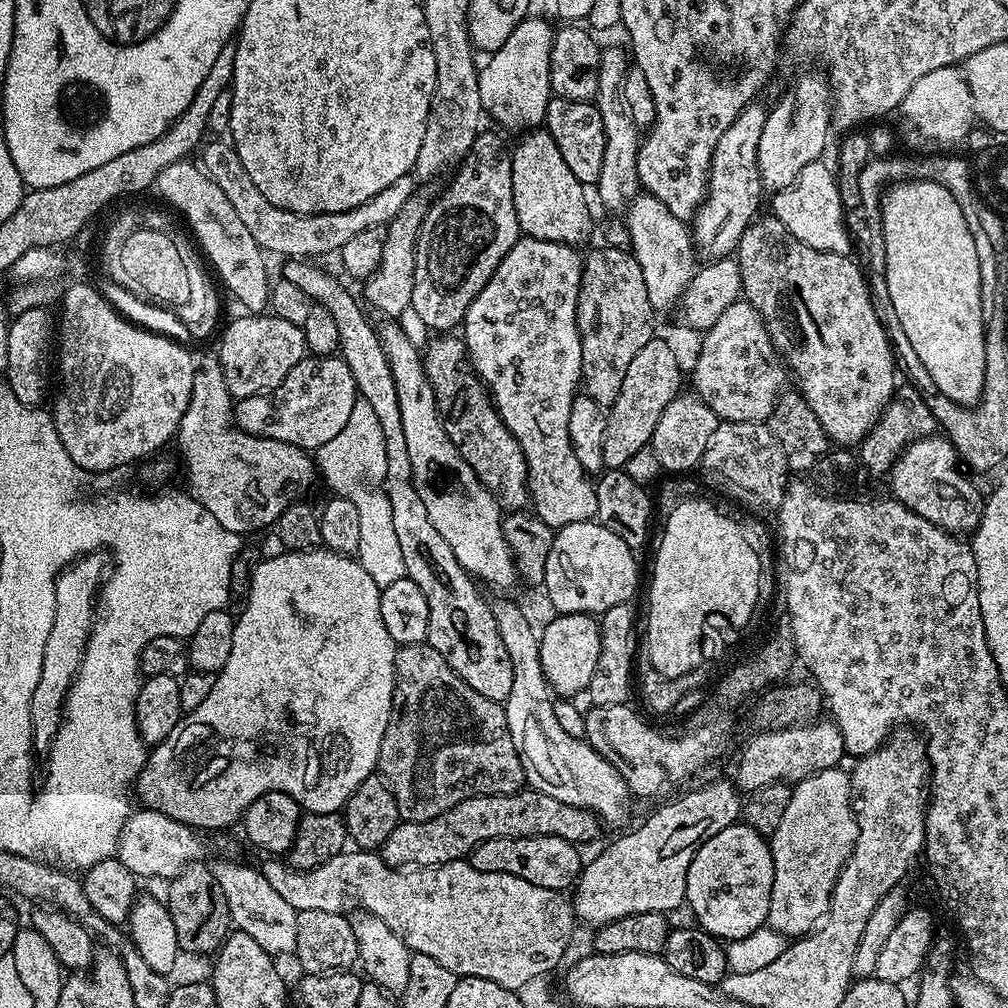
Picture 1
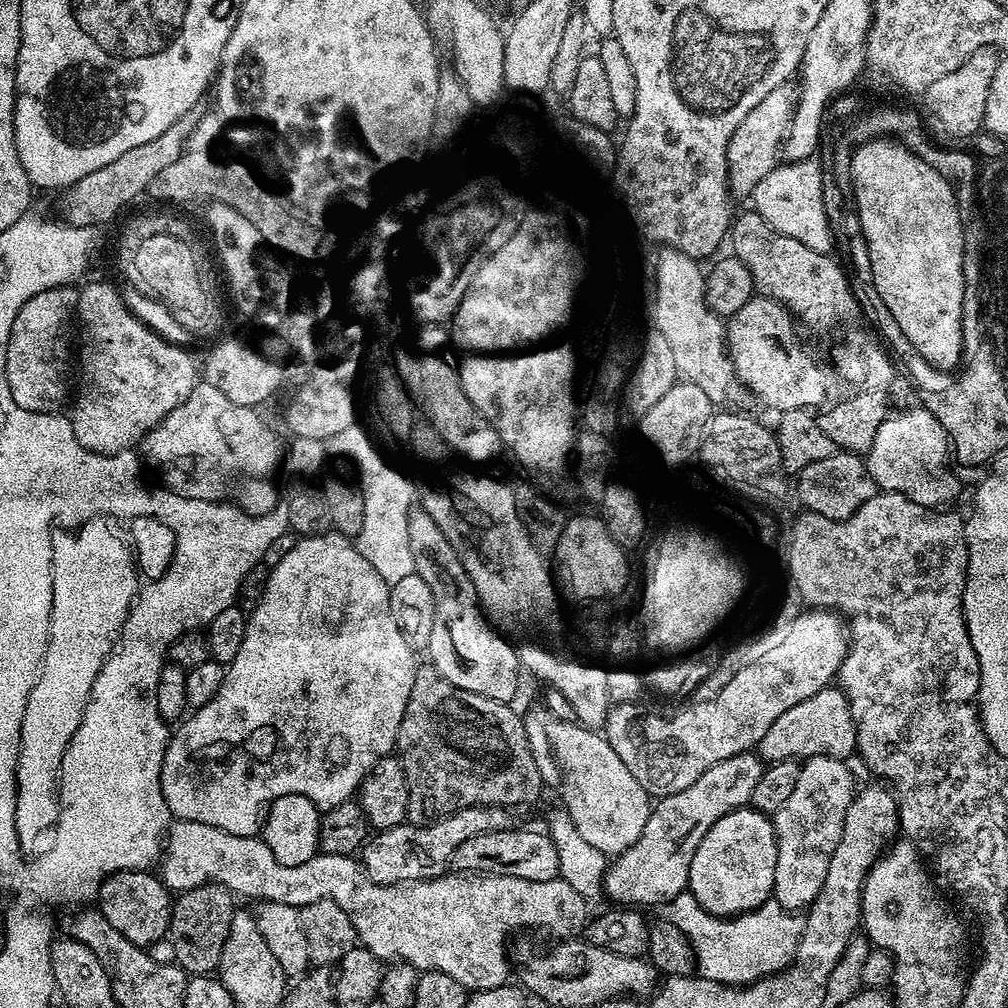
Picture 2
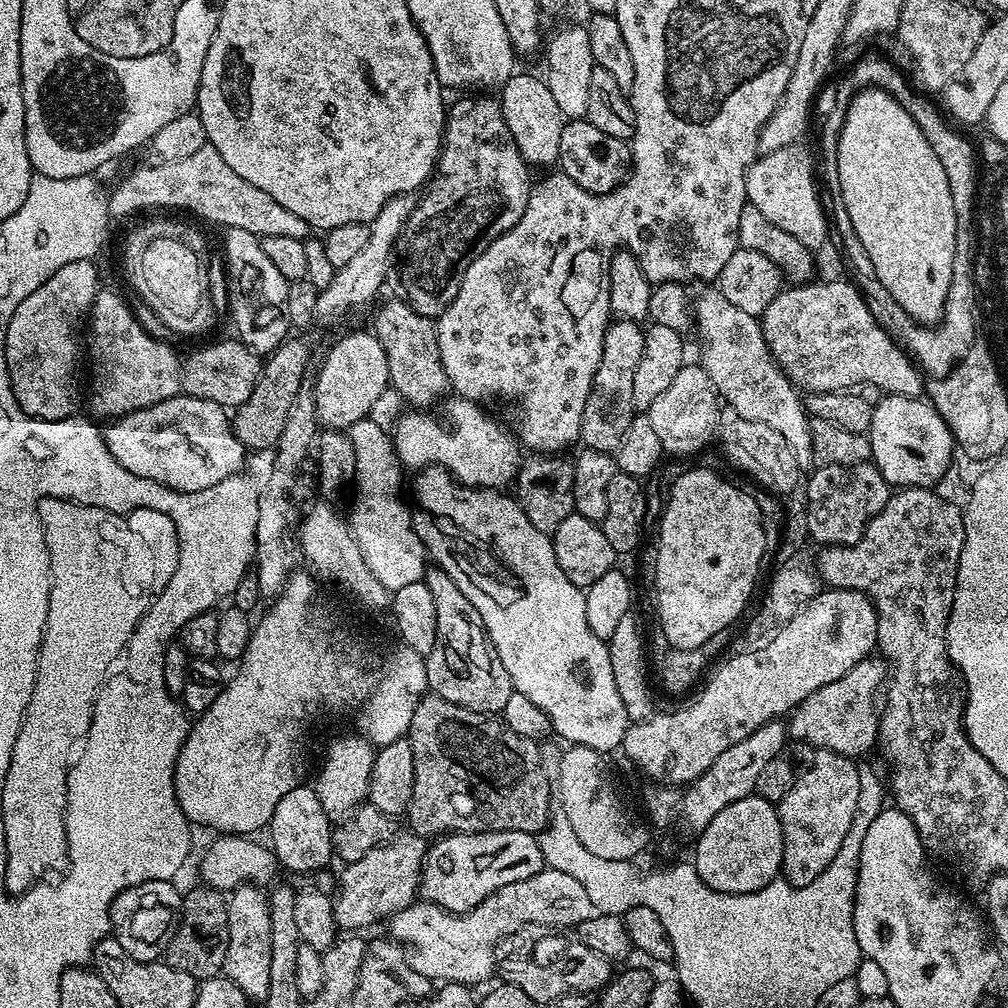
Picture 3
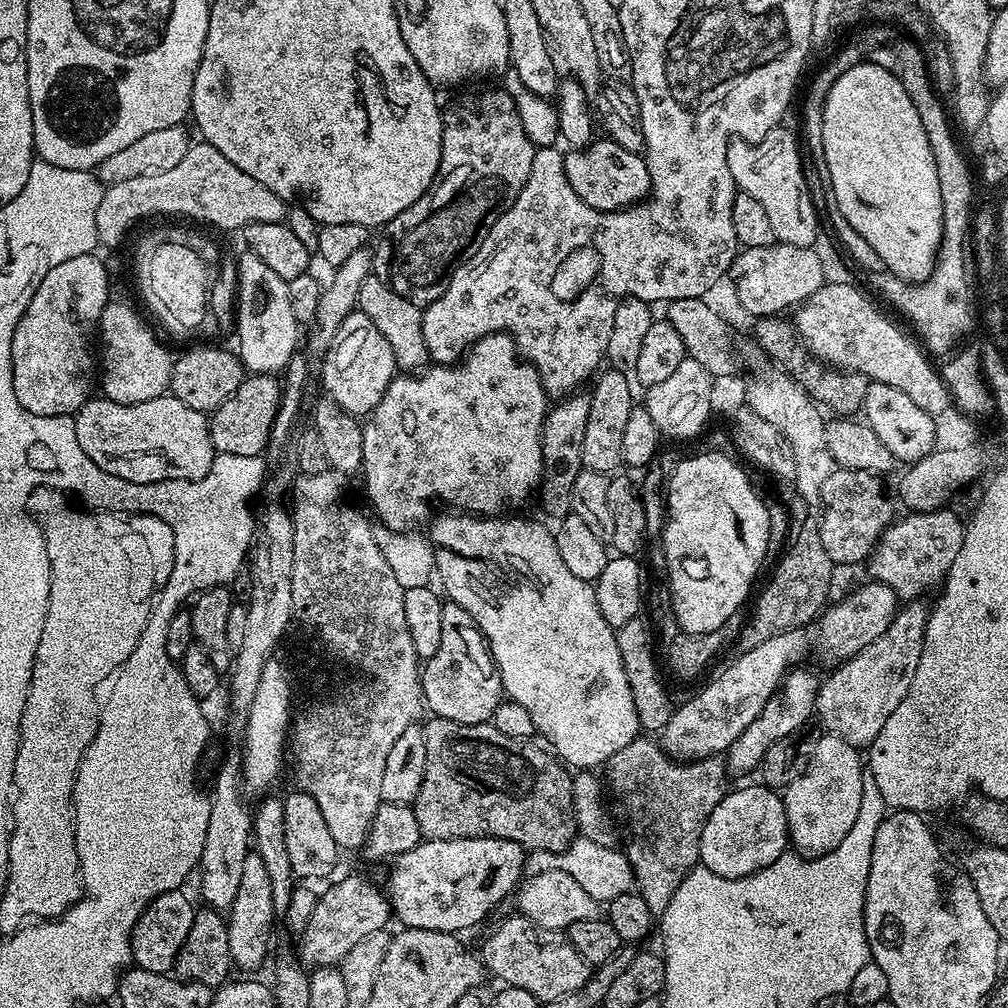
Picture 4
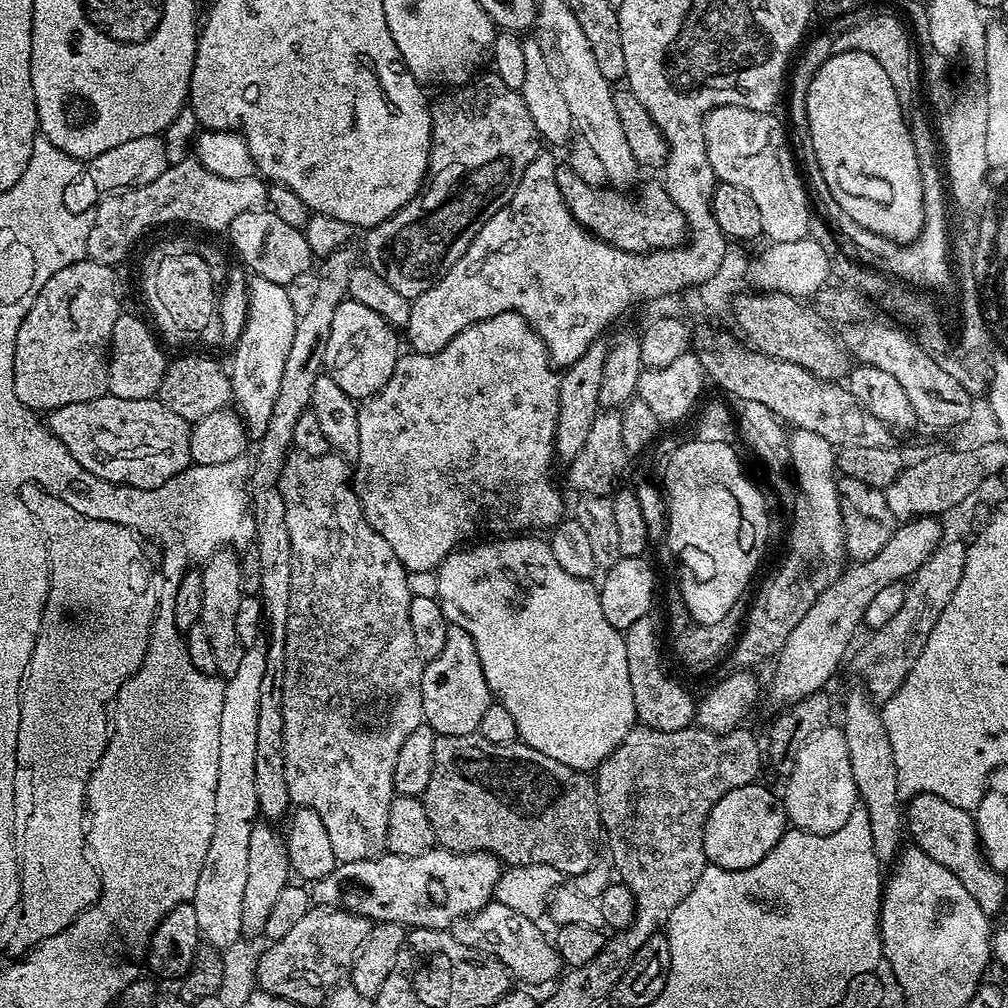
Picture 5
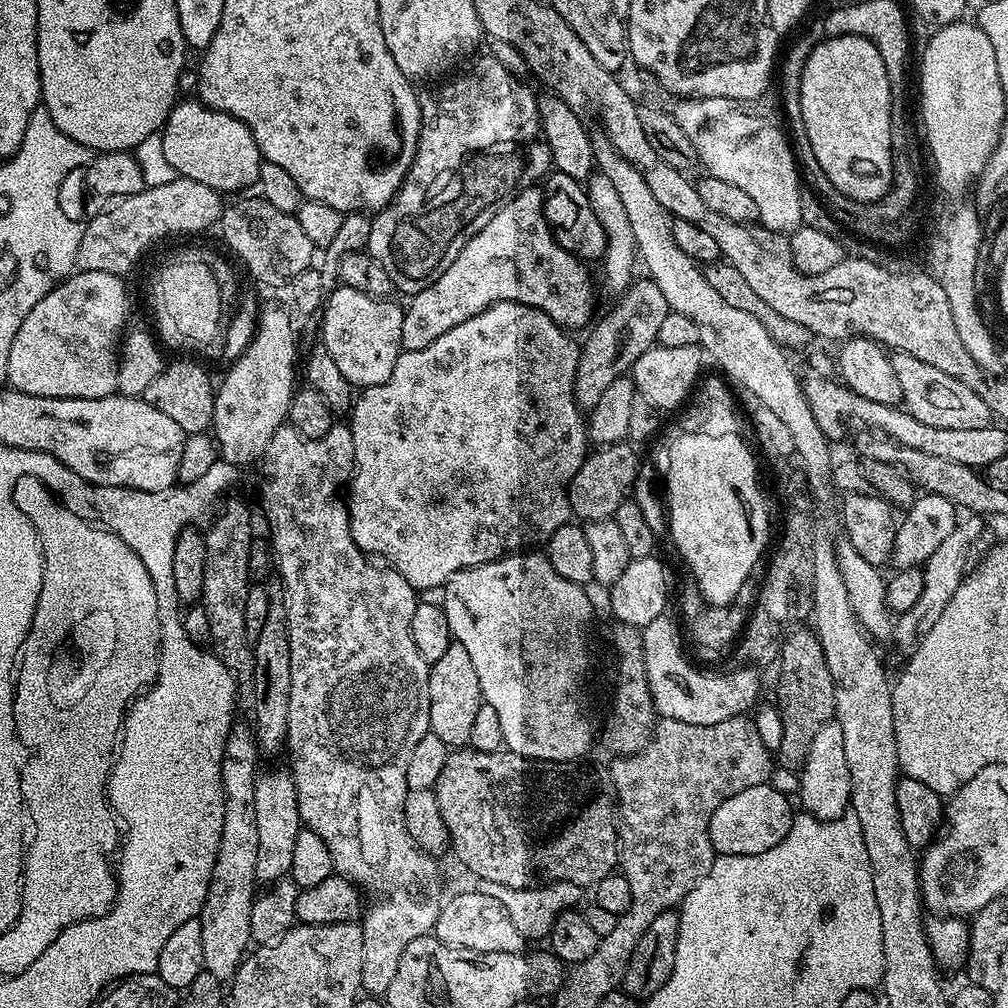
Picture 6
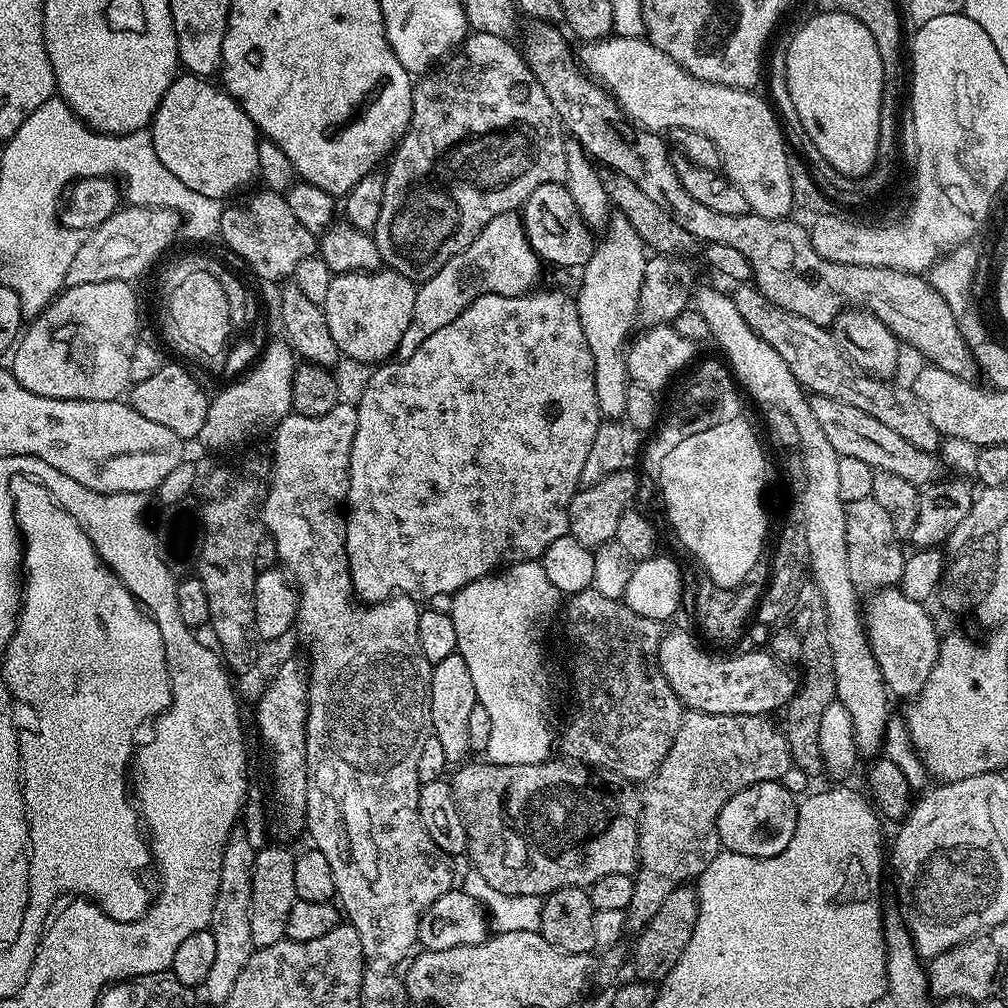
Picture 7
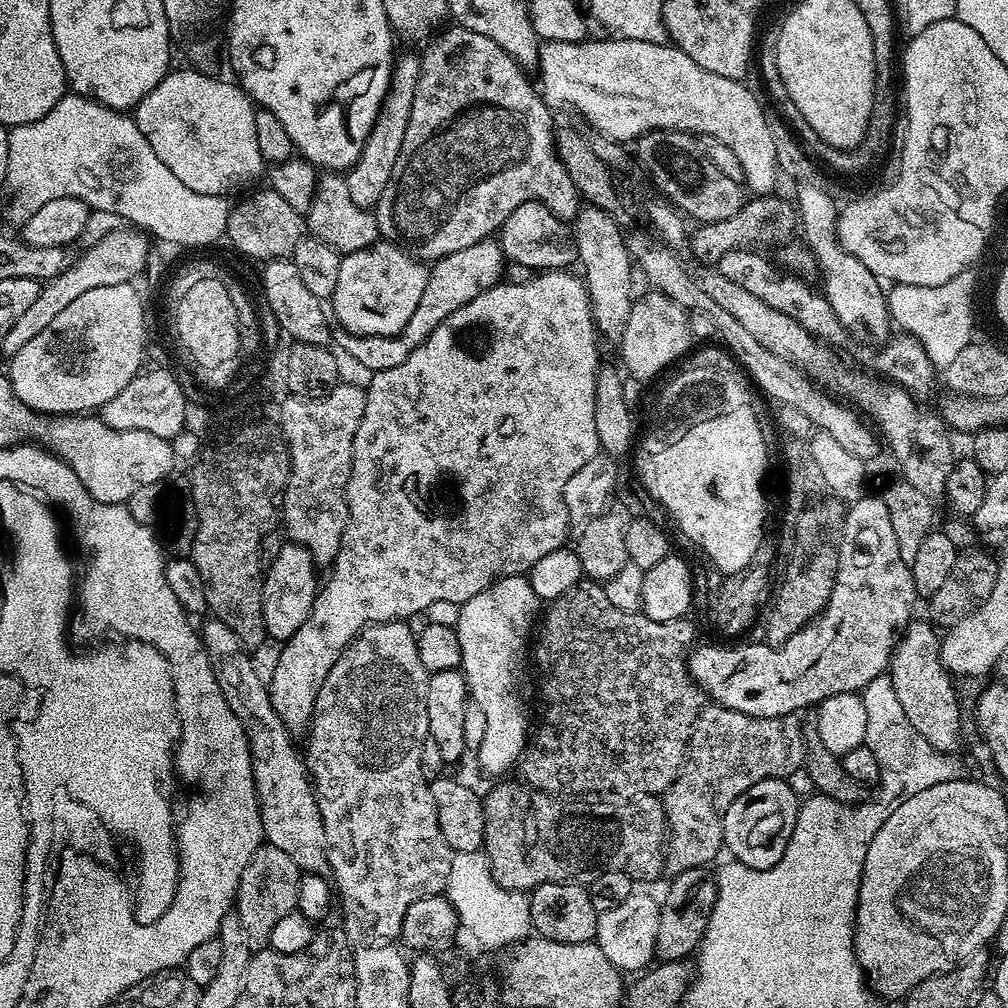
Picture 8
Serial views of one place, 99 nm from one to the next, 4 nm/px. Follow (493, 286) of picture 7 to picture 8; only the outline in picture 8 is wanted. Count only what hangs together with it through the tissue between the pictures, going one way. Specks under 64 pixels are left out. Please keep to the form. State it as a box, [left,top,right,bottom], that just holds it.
[334,238,506,374]

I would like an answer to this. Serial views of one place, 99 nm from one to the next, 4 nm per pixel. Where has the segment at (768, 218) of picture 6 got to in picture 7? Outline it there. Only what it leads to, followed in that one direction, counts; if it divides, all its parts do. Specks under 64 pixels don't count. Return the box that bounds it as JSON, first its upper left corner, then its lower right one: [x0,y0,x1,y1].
[578,35,794,220]

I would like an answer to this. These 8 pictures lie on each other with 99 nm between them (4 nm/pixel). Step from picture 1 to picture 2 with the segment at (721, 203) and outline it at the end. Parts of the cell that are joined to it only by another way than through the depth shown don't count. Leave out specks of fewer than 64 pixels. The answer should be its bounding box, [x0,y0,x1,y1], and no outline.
[728,82,797,197]

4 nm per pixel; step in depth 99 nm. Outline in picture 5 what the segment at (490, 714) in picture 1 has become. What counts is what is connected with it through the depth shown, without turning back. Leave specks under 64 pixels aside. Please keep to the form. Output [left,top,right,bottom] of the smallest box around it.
[423,734,602,878]

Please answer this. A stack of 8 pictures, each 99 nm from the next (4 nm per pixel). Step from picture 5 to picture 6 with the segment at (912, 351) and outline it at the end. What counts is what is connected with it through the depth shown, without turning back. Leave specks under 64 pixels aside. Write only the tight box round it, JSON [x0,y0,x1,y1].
[891,351,994,430]

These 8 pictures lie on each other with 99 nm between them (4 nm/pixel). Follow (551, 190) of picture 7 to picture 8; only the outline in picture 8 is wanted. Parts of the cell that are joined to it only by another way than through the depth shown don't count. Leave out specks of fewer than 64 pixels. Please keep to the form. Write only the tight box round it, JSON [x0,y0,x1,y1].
[498,200,578,270]

